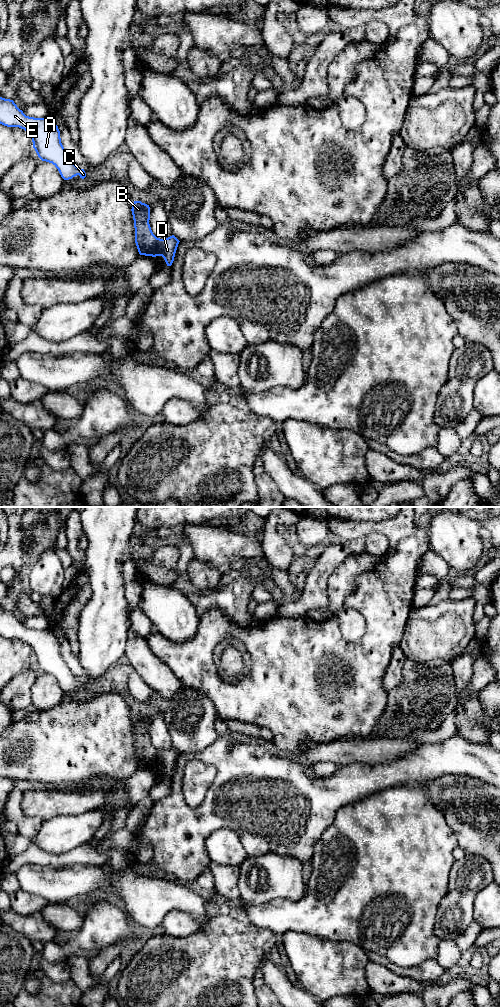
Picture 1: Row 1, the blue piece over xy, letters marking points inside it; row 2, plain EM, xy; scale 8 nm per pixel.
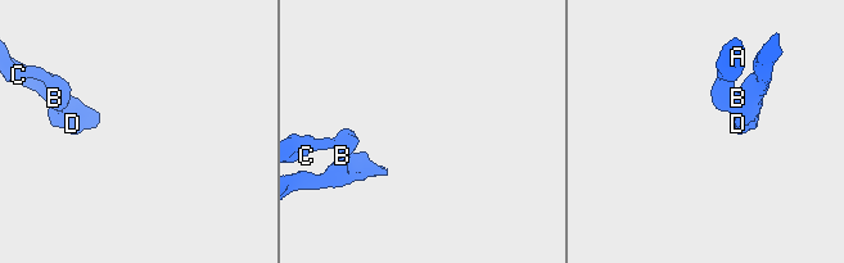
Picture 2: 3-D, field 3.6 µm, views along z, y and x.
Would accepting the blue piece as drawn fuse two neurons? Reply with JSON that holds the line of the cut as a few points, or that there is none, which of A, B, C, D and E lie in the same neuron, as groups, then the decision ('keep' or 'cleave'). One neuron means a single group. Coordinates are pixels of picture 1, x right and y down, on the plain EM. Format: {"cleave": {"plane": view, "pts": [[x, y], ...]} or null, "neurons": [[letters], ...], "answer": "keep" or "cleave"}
{"cleave": {"plane": "xy", "pts": [[133, 729], [148, 736]]}, "neurons": [["A", "B", "C", "E"], ["D"]], "answer": "cleave"}

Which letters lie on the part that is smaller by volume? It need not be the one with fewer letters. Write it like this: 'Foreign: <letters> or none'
Foreign: D

